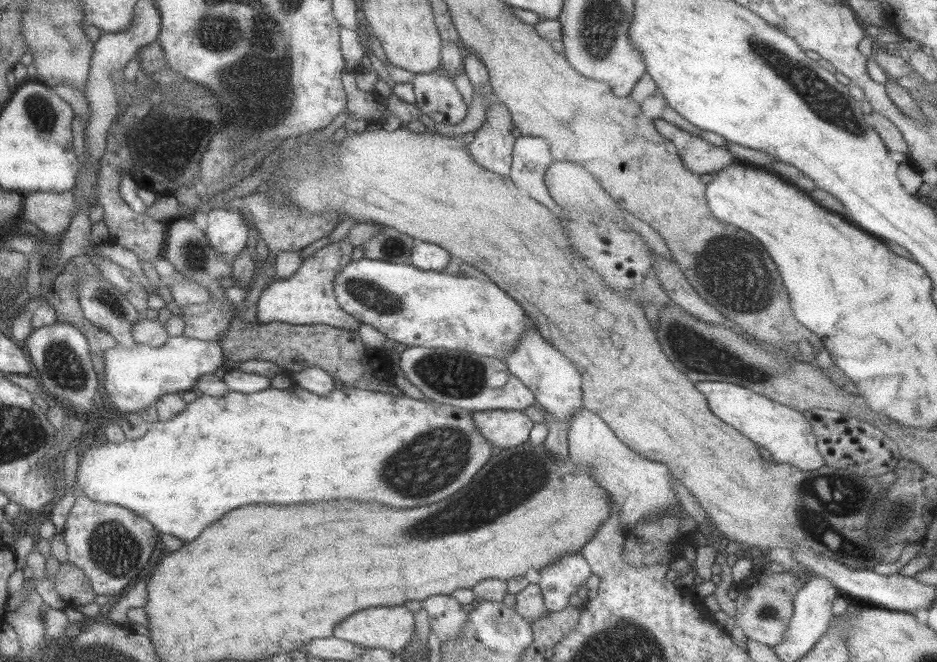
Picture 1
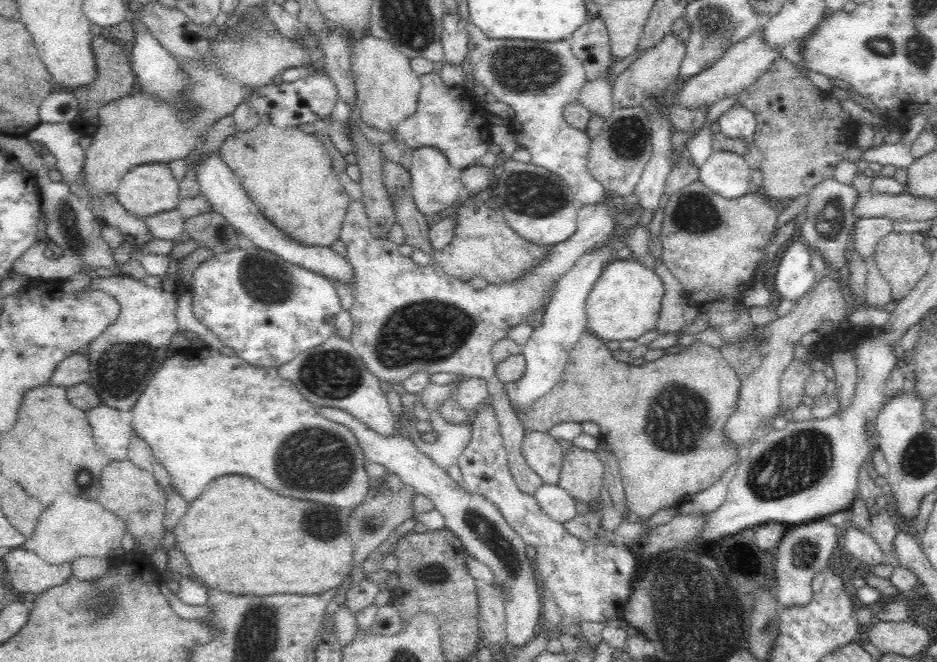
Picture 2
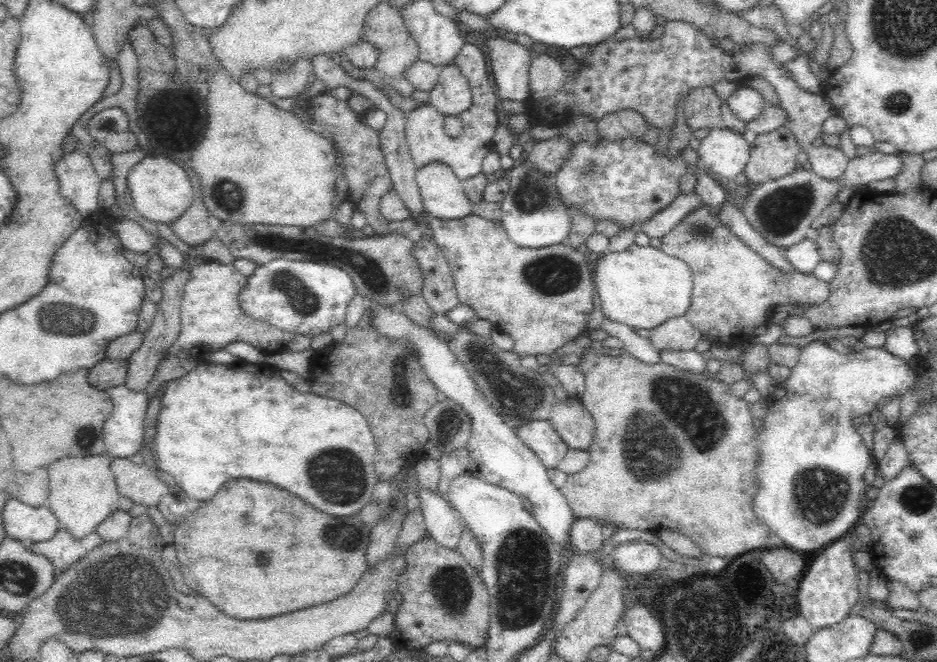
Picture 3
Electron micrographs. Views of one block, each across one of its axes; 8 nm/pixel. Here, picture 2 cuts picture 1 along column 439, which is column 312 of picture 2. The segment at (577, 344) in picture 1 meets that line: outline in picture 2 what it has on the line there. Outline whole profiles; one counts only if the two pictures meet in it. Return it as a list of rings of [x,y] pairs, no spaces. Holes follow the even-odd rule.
[[[260,123],[245,131],[236,130],[220,146],[221,159],[238,177],[242,188],[257,206],[259,212],[286,236],[306,246],[327,246],[339,240],[339,234],[348,212],[348,193],[344,190],[324,144],[301,127],[276,127]]]

